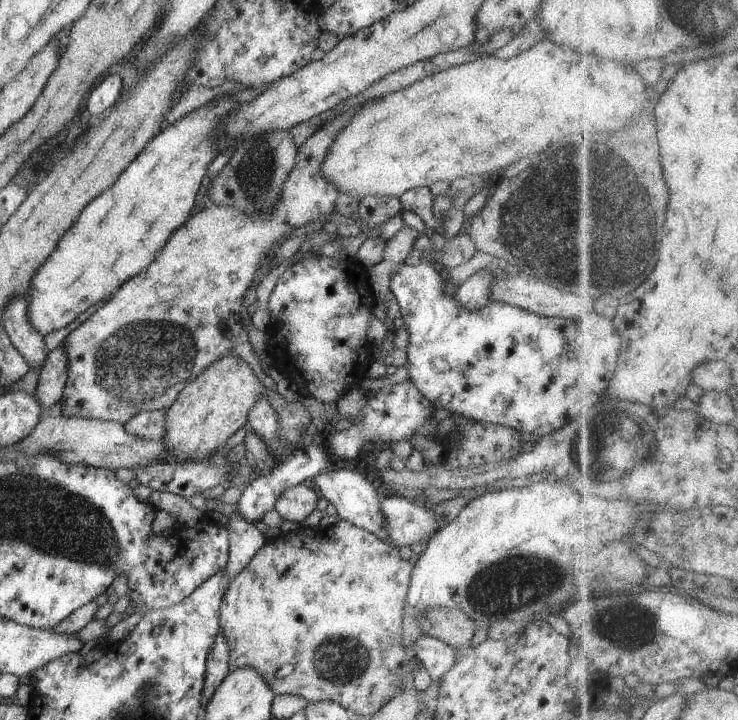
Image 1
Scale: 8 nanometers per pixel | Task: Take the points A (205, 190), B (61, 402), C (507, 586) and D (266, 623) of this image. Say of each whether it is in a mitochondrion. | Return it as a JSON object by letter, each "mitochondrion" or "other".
{"A":"other","B":"other","C":"mitochondrion","D":"other"}

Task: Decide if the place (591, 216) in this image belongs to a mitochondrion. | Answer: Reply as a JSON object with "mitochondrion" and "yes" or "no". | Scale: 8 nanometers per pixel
{"mitochondrion":"yes"}

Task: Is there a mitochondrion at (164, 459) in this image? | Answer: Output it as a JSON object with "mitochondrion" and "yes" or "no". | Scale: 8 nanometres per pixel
{"mitochondrion":"no"}

